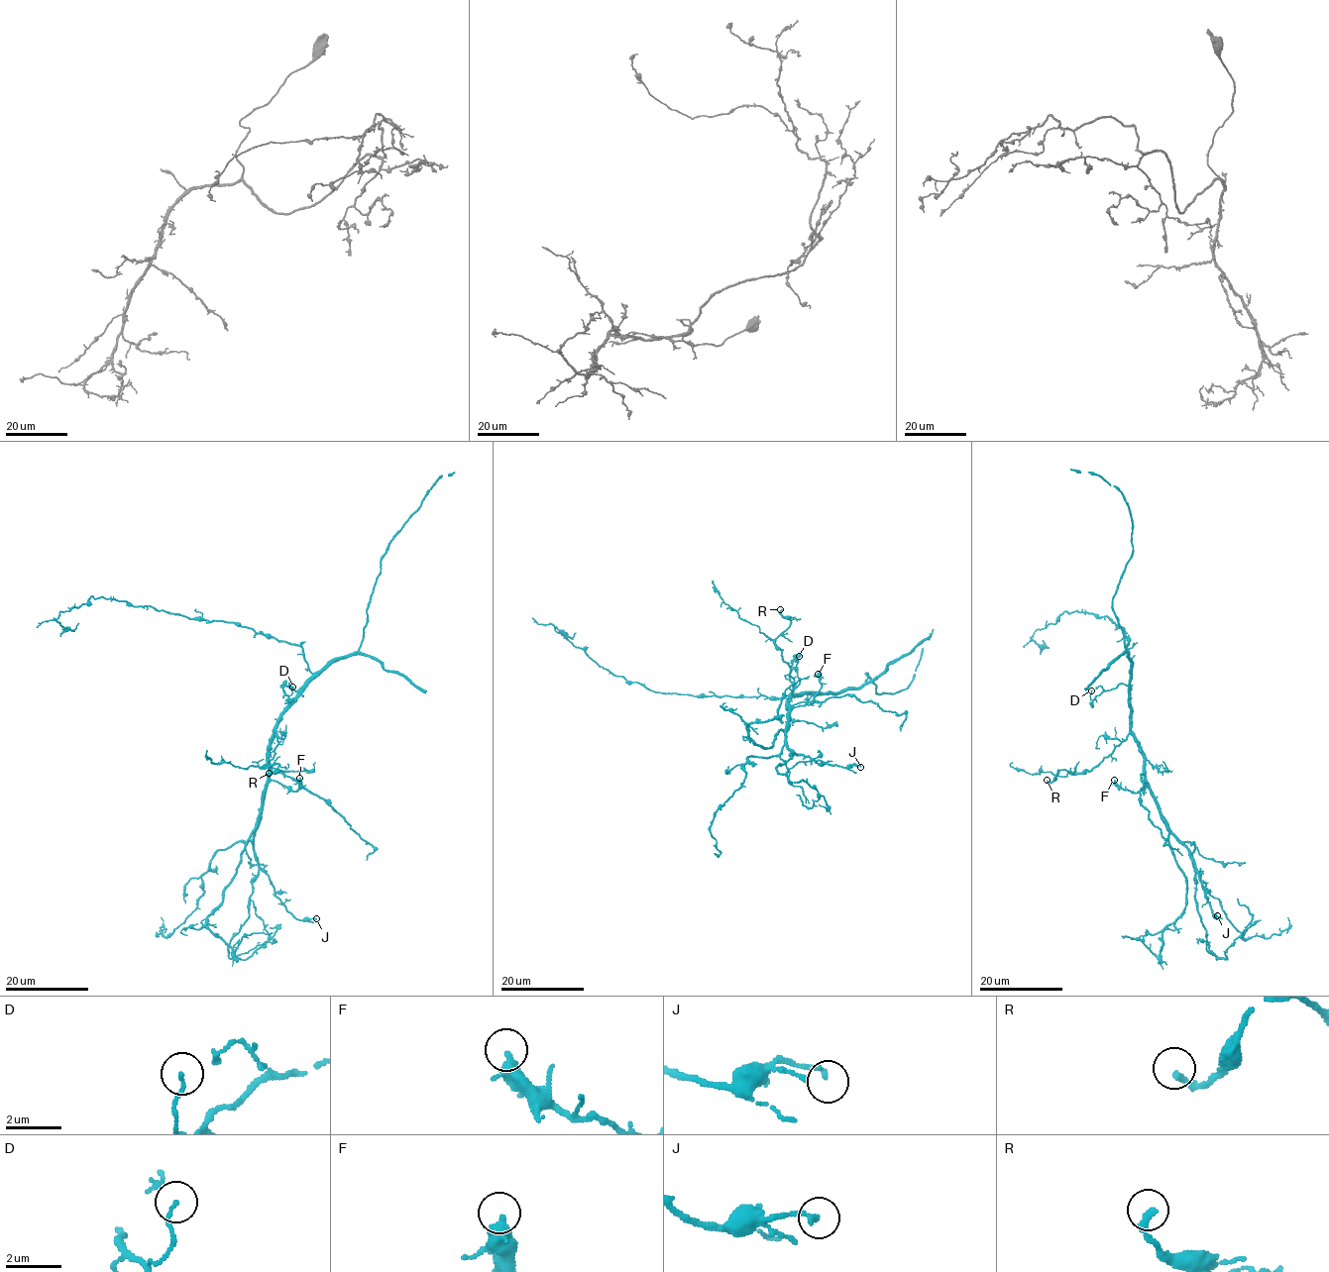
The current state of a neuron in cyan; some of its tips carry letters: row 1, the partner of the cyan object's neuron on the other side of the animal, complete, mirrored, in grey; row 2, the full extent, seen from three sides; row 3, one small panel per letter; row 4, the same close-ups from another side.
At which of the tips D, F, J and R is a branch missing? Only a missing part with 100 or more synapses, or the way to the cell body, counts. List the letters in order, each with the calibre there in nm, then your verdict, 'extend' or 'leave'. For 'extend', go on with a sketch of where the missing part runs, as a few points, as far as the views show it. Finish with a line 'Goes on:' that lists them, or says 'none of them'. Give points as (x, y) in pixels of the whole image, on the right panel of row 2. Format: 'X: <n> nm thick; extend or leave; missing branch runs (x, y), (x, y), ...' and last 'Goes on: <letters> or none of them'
D: 100 nm thick; leave
F: 440 nm thick; leave
J: 140 nm thick; leave
R: 280 nm thick; leave
Goes on: none of them

